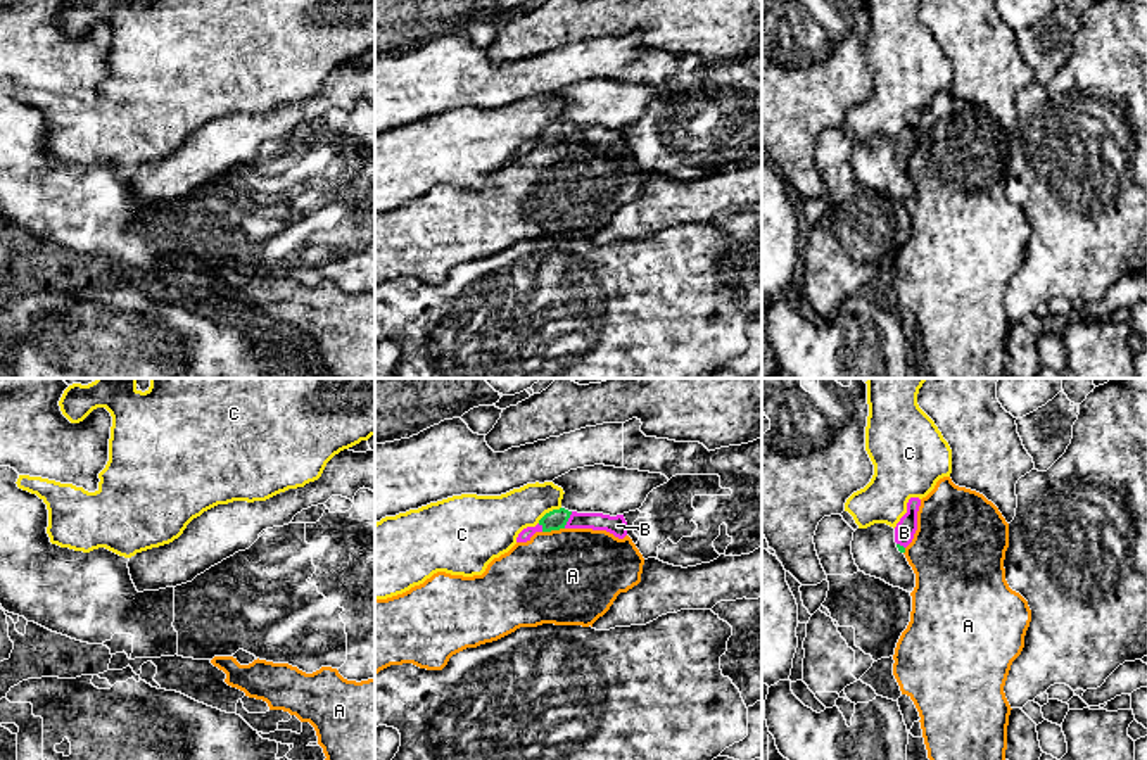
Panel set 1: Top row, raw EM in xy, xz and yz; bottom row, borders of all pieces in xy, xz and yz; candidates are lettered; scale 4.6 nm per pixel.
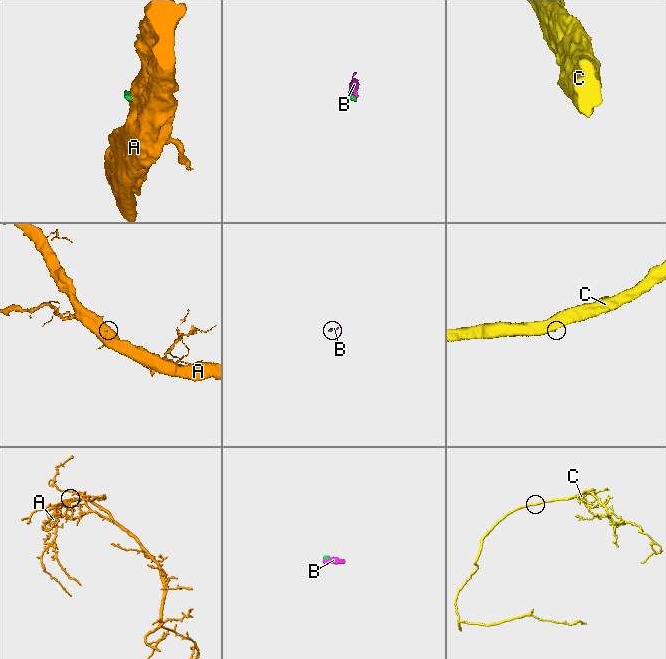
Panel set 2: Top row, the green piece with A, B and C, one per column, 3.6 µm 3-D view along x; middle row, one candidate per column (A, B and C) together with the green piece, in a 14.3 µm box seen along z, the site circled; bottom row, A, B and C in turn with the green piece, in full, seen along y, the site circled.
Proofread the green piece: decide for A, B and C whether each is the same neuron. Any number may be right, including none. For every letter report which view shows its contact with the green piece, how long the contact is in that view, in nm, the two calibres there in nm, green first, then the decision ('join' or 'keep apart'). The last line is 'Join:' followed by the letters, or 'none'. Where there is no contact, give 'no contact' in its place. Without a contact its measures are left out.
A: meets green in xz; contact 110 nm long; 90 nm thick on the green side, 440 nm on the other; keep apart
B: meets green in xz; contact 90 nm long; 90 nm thick on the green side, 90 nm on the other; join
C: meets green in xz; contact 130 nm long; 90 nm thick on the green side, 240 nm on the other; keep apart
Join: B

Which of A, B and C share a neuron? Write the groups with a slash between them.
A / B / C

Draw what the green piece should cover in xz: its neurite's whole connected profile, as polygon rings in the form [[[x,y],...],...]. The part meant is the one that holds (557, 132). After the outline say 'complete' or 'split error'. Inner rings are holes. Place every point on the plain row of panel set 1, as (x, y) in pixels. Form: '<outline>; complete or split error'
[[[565,121],[546,126],[535,140],[523,142],[516,155],[527,155],[535,145],[551,145],[560,142],[593,142],[606,143],[618,152],[627,149],[627,135],[624,128],[610,130],[603,126],[577,126]]]; split error

